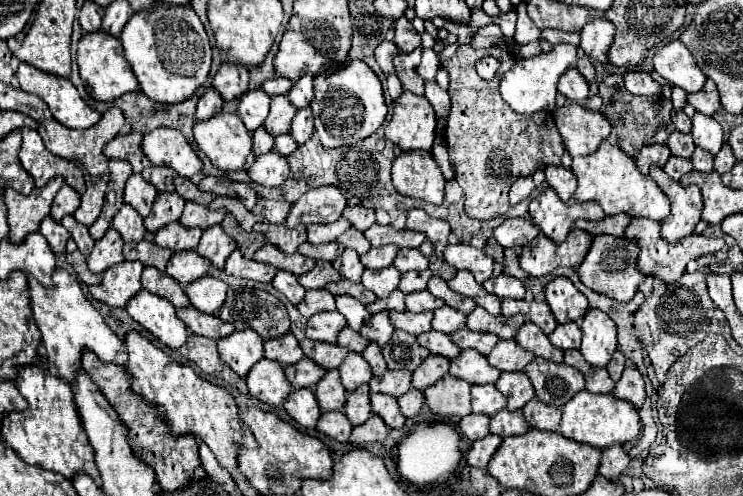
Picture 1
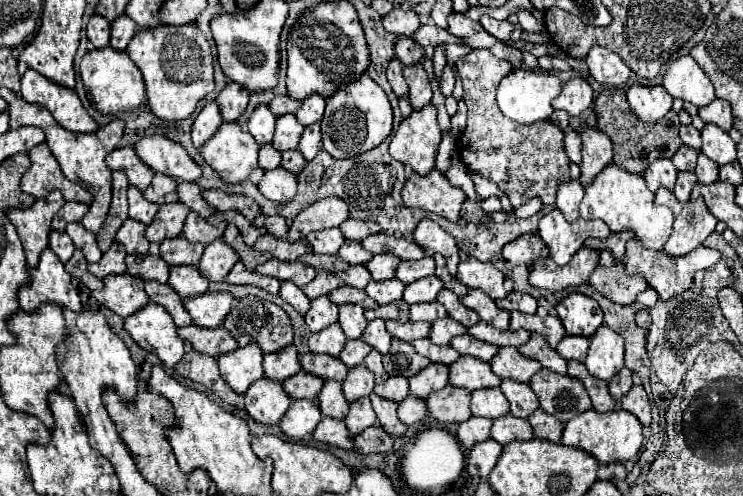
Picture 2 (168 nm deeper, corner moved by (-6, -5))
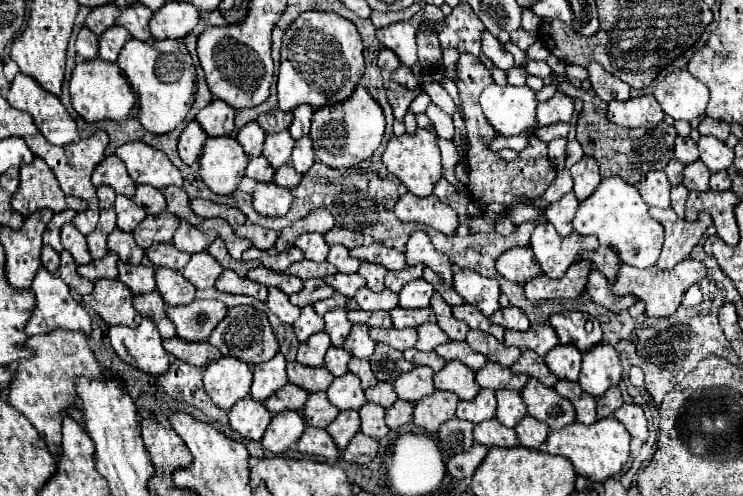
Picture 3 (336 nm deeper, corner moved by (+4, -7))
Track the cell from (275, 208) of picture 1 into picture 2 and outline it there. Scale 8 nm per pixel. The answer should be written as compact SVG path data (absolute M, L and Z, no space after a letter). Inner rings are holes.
M267 215L263 227L265 227L271 235L275 235L275 237L285 237L287 231L289 231L287 219L281 217L281 215Z

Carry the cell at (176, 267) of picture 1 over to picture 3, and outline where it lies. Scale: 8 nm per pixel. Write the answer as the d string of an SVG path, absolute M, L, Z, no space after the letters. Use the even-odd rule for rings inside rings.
M161 267L155 271L155 281L157 291L167 305L187 305L195 299L195 287L179 271Z

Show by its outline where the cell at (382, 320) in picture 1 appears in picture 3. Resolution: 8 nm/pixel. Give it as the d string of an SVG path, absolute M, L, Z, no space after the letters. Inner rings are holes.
M353 325L349 337L343 343L343 349L351 351L353 357L369 359L375 349L375 341L369 337L369 327L367 325Z

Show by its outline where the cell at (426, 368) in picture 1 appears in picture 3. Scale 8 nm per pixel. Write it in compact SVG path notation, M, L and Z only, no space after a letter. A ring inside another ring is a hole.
M415 367L413 371L397 377L393 383L393 389L399 399L409 401L409 403L417 403L421 397L431 395L435 391L433 371L425 369L425 367Z

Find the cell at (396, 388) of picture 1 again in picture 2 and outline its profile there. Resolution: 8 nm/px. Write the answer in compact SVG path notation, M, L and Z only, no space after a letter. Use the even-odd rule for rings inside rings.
M403 375L389 377L385 383L375 385L373 393L377 393L383 399L391 399L395 403L401 403L409 395L409 379Z

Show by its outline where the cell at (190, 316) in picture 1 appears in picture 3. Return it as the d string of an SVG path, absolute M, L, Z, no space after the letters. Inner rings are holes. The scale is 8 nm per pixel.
M173 337L173 339L165 339L163 347L167 353L175 355L179 361L185 361L195 367L207 367L209 363L213 363L221 357L219 349L213 349L213 345L209 345L205 341L187 343L187 341L179 341L179 337Z

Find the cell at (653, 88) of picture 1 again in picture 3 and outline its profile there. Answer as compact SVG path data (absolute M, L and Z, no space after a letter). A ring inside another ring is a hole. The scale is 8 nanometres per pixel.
M643 95L629 99L627 103L609 101L607 105L607 119L611 123L623 127L641 127L643 123L659 123L663 121L665 113L661 113L661 105L653 95Z

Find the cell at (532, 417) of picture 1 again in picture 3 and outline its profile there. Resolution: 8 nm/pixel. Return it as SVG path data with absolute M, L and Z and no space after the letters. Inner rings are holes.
M525 415L517 423L515 431L517 431L517 437L519 437L519 445L527 447L527 449L539 449L549 435L549 427L543 421L537 421L529 415Z

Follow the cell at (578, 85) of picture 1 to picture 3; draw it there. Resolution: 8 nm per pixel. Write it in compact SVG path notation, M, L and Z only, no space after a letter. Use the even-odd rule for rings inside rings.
M555 93L551 99L537 105L537 127L553 123L569 123L571 115L573 115L573 99Z

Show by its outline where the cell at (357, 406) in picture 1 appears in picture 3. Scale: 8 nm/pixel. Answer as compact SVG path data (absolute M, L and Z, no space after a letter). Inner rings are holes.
M341 411L337 415L337 419L327 427L327 433L333 437L337 449L343 451L349 445L351 437L359 431L359 425L361 425L361 421L359 421L357 411Z

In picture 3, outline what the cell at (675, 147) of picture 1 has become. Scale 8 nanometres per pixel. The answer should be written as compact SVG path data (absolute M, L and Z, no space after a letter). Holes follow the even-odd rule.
M671 159L663 171L665 171L671 185L679 185L683 181L683 165L677 159Z

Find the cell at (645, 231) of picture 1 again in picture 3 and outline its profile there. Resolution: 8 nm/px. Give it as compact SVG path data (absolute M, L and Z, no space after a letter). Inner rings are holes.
M695 259L681 261L679 265L673 267L673 273L661 271L661 269L657 271L655 267L637 269L637 267L631 267L631 265L621 265L617 281L613 283L611 289L613 289L615 295L635 295L635 297L639 297L645 303L645 315L649 315L649 317L671 317L677 311L677 307L681 305L683 293L693 283L699 283L699 279L703 279L705 273L707 273L705 265L695 261Z

